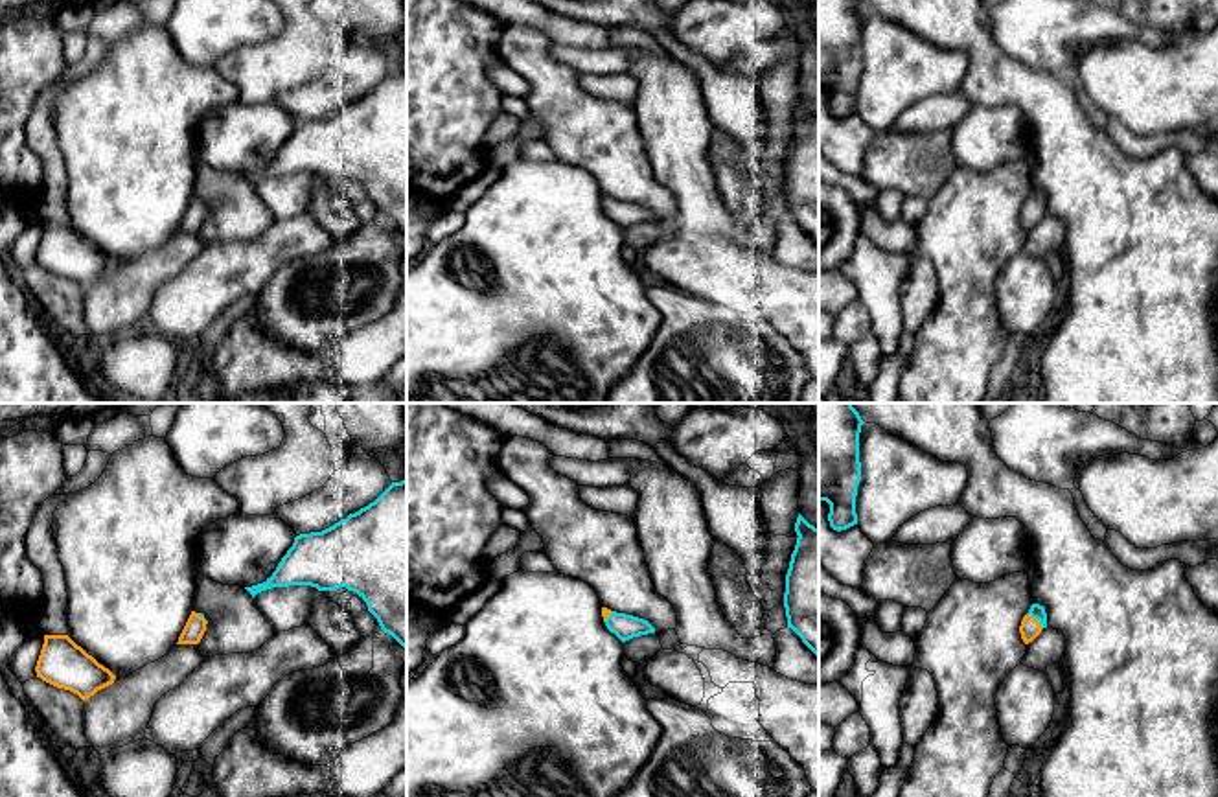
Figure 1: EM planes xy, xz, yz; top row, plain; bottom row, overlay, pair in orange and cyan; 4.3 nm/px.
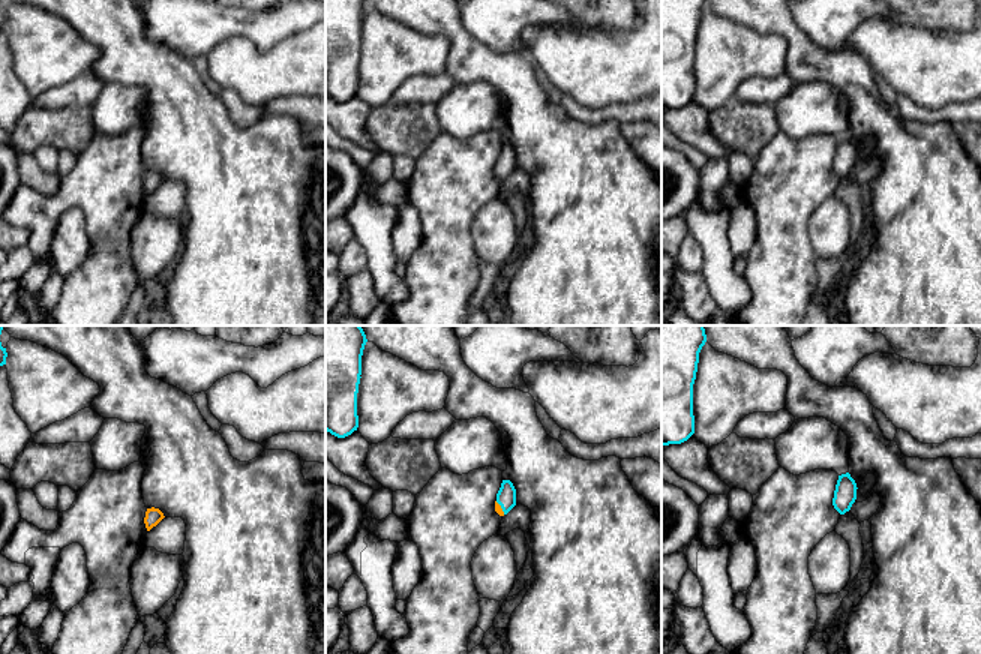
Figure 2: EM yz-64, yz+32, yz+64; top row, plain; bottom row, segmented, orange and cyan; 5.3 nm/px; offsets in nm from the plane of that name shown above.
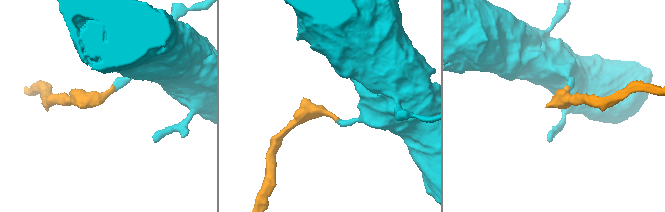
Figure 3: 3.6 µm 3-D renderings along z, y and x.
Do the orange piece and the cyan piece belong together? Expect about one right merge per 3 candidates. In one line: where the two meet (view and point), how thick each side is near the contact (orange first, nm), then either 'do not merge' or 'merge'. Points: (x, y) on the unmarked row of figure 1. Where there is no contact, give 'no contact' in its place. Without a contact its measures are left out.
yz (1036, 208) | 90/70 nm | merge

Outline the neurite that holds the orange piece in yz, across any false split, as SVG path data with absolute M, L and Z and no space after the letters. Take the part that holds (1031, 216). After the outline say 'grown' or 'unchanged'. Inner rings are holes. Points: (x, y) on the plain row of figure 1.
M1032 191L1019 214L1023 230L1025 232L1032 230L1041 221L1043 215L1047 215L1045 195L1040 191Z | grown

